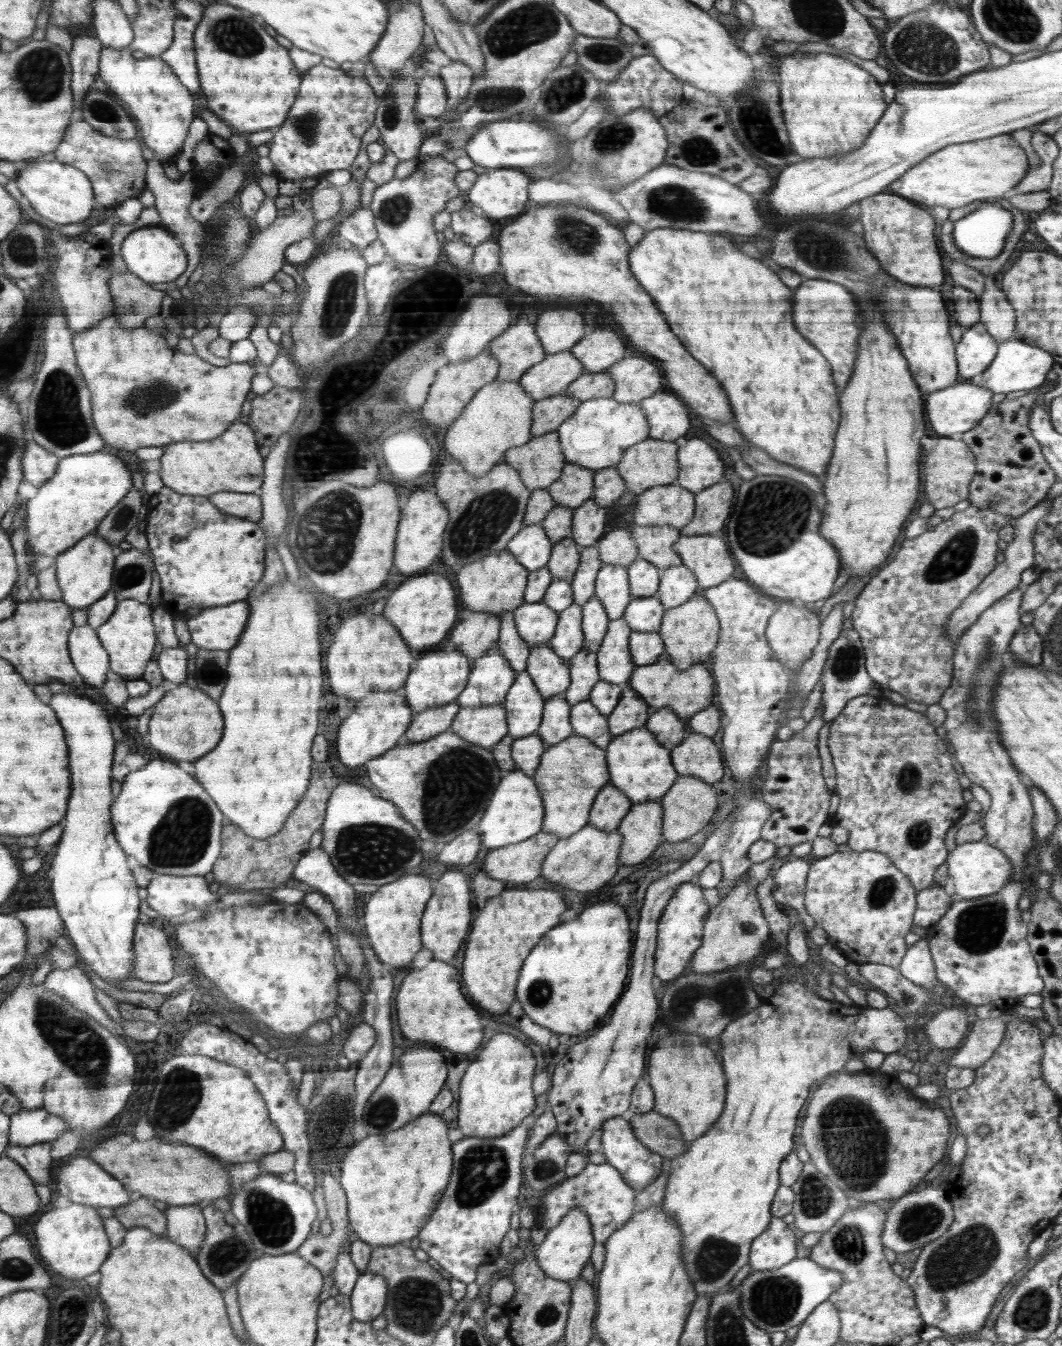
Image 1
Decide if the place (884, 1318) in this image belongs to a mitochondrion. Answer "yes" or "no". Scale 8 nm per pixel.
no

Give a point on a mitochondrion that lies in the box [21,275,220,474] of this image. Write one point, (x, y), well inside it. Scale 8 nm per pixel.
(58, 415)

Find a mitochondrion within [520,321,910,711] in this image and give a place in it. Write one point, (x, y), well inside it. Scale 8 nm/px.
(774, 513)

